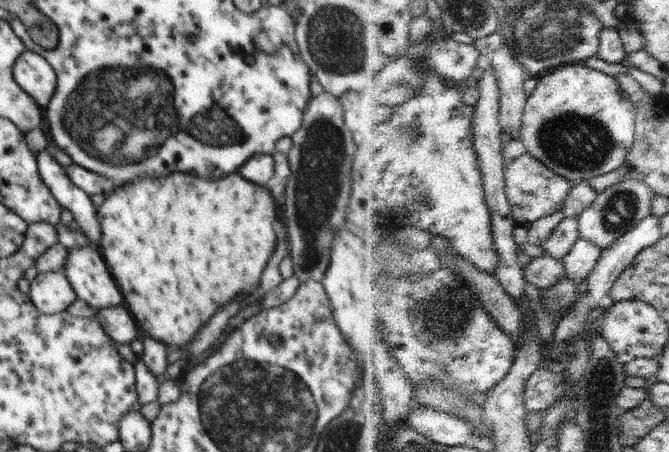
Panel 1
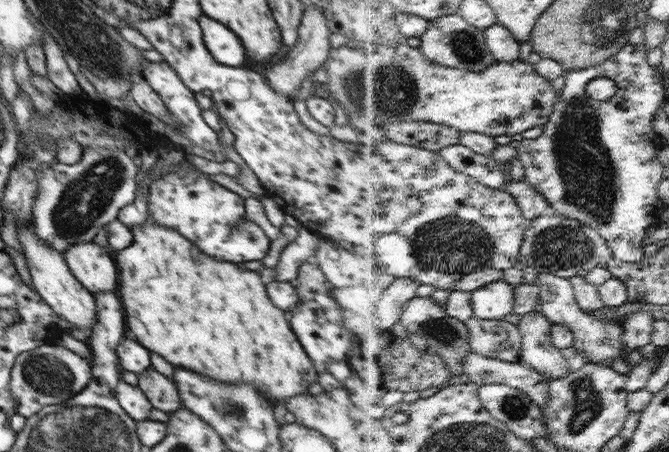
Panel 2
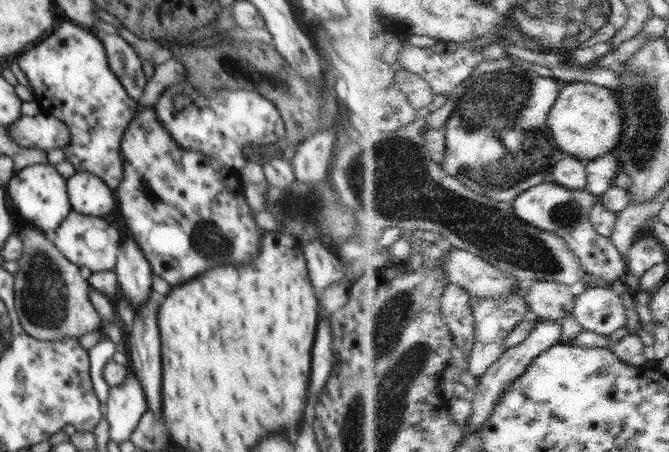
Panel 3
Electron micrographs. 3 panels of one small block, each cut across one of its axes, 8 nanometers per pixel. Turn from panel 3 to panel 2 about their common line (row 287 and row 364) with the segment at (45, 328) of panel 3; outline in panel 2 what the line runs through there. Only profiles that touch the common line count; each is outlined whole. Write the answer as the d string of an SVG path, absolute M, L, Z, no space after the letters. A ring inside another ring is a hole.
M50 344L20 354L11 371L10 395L16 400L16 413L28 419L35 416L46 404L40 404L40 393L52 398L54 404L70 400L90 382L91 364L85 358L62 345Z

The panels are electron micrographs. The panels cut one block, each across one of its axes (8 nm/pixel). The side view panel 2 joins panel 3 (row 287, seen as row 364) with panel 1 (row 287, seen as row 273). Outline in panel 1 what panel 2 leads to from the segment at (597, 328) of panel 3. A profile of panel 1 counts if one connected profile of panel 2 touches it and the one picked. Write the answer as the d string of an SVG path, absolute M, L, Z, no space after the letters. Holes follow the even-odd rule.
M542 256L532 260L525 270L527 282L538 285L541 289L554 288L564 278L568 278L567 266L563 260Z

